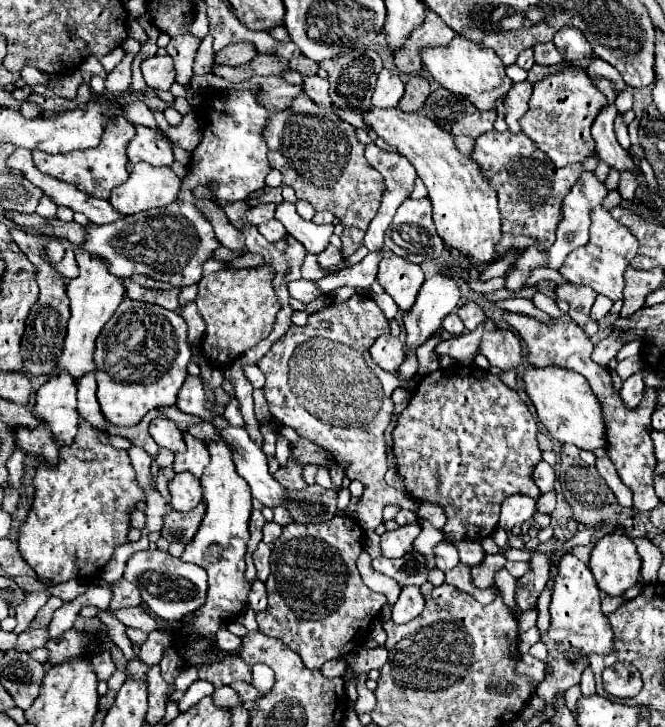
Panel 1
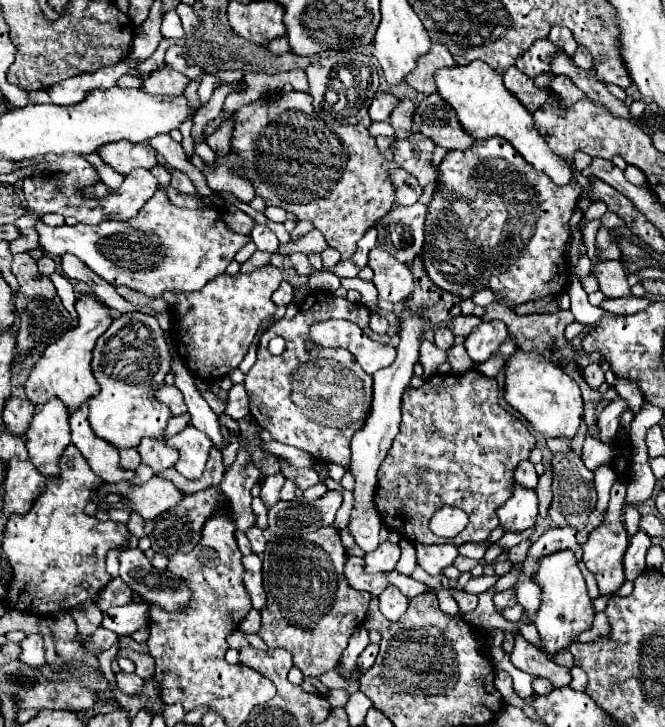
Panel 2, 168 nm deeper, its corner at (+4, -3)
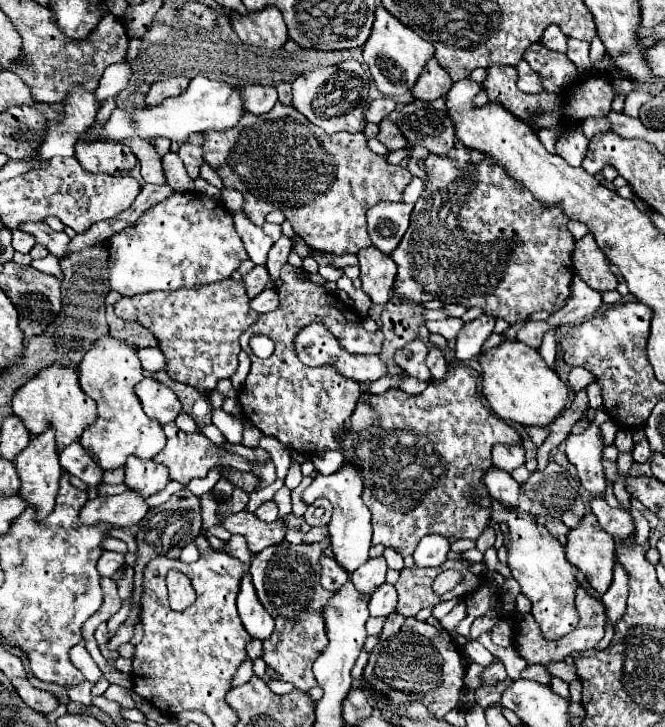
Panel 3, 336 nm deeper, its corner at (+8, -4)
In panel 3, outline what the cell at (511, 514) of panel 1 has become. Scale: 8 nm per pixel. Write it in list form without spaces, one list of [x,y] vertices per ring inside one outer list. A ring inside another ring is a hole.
[[[490,467],[488,473],[484,475],[484,483],[486,483],[494,501],[506,503],[508,507],[518,507],[520,485],[512,479],[510,473],[504,473],[498,467]]]

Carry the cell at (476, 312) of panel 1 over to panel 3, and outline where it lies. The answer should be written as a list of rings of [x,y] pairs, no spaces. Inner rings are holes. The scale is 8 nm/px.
[[[444,319],[444,321],[428,321],[426,327],[430,329],[430,333],[440,333],[444,335],[448,341],[454,341],[460,333],[460,329],[464,327],[462,319]]]

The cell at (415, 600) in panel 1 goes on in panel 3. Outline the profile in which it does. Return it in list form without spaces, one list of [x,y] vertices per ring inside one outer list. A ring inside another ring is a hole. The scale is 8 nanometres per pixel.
[[[388,583],[380,585],[368,603],[370,617],[388,617],[390,613],[396,611],[396,589]]]

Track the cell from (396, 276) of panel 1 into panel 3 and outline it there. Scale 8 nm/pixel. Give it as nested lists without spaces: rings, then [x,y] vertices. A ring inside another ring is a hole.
[[[376,247],[360,249],[358,261],[362,289],[370,295],[372,303],[386,305],[396,281],[396,263]]]

